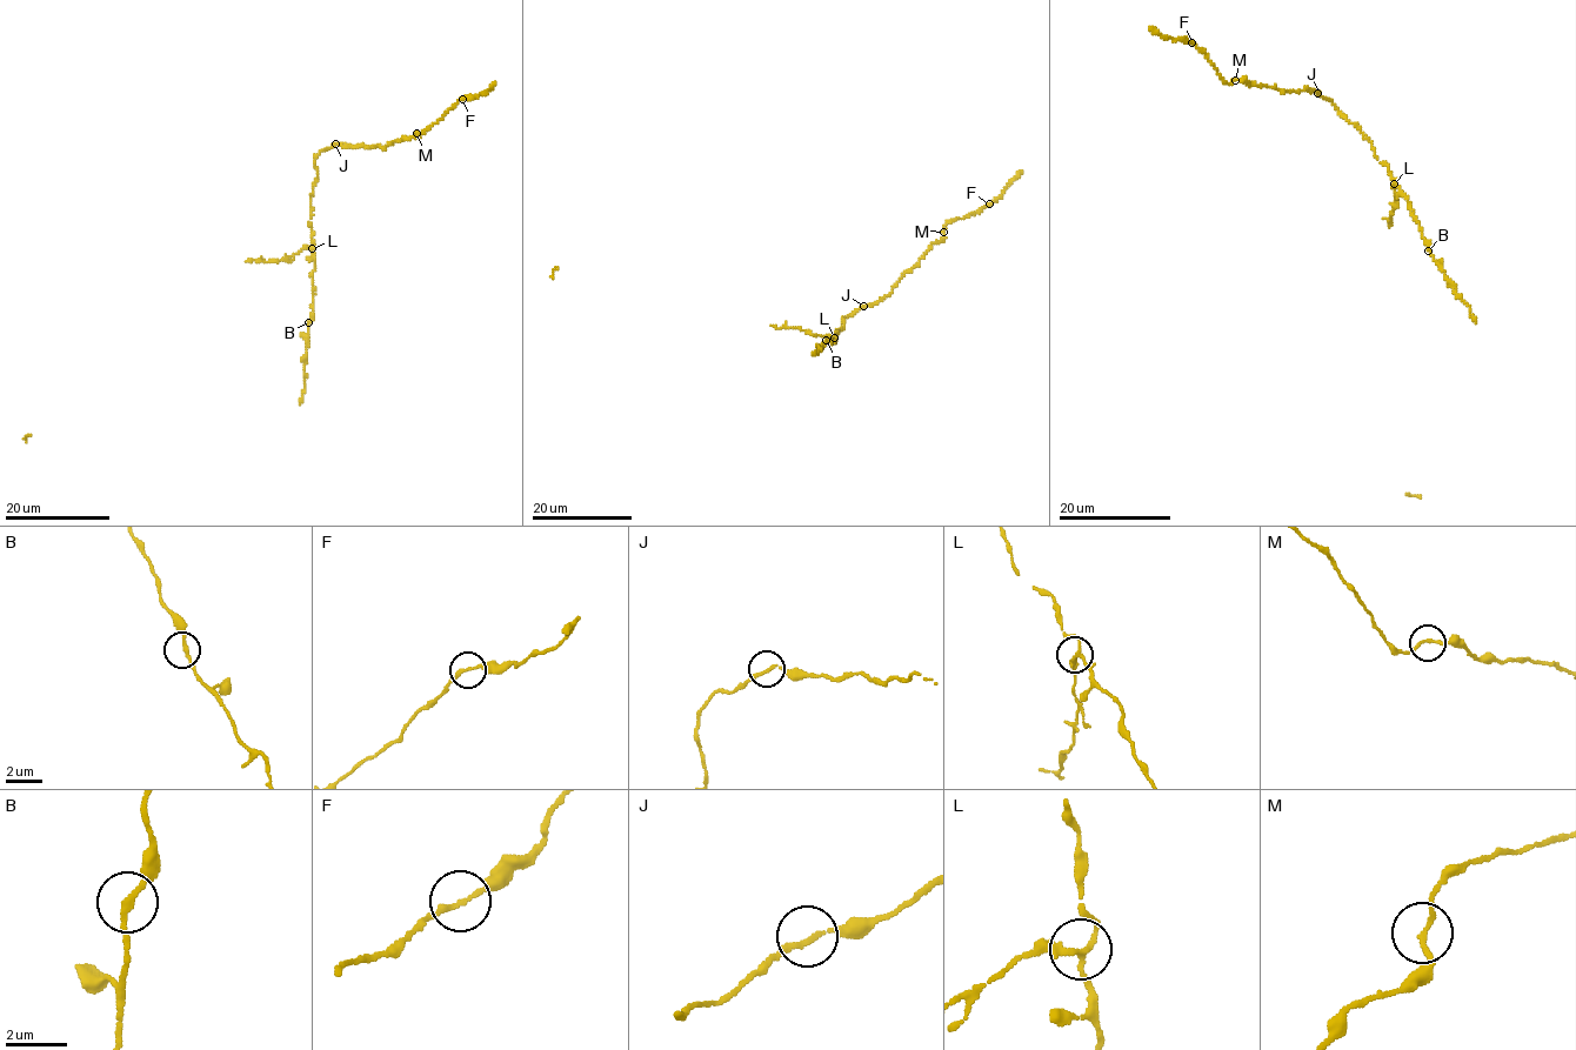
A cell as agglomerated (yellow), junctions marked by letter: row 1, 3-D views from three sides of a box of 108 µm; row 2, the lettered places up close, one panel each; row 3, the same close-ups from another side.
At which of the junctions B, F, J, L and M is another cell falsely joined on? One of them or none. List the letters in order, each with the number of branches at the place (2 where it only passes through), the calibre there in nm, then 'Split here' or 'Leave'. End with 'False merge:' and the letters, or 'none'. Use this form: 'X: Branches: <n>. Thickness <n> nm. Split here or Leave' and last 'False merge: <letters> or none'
B: Branches: 2. Thickness 170 nm. Leave
F: Branches: 2. Thickness 170 nm. Leave
J: Branches: 2. Thickness 160 nm. Leave
L: Branches: 3. Thickness 160 nm. Split here
M: Branches: 2. Thickness 160 nm. Leave
False merge: L

